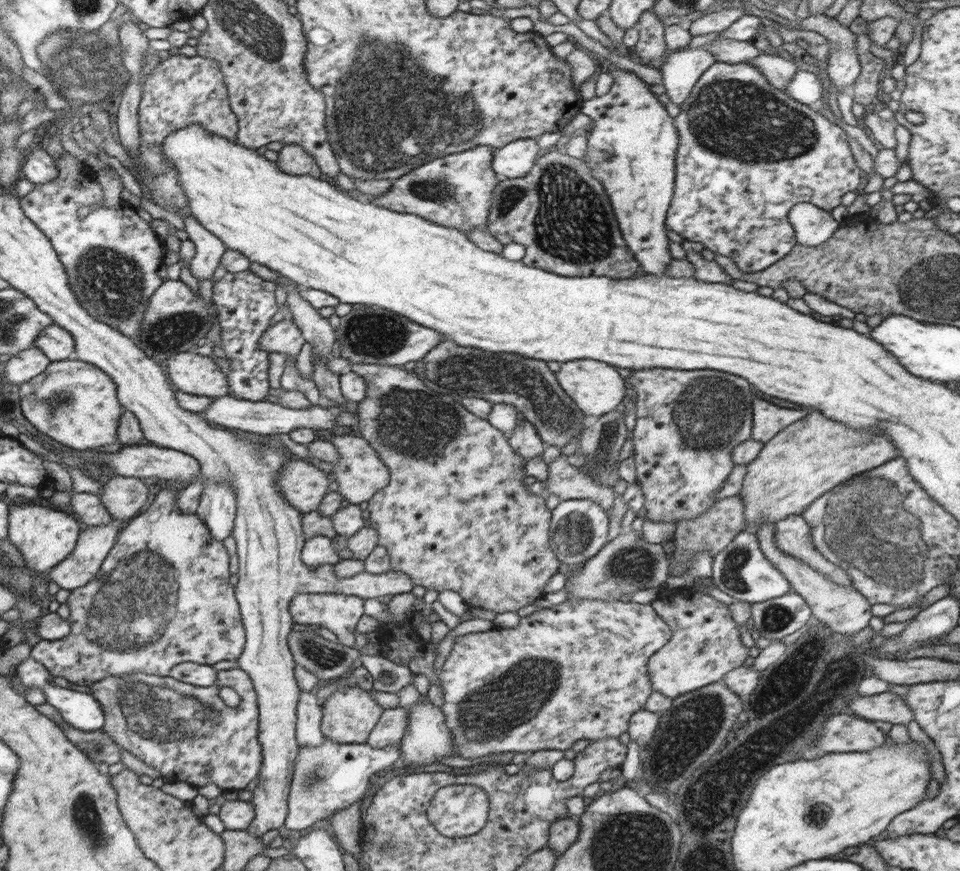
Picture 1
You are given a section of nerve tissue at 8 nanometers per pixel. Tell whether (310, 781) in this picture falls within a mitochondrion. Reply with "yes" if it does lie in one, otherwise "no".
yes

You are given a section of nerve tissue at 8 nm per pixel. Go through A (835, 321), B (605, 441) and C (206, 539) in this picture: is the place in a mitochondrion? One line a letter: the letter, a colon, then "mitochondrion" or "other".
A: other
B: mitochondrion
C: other

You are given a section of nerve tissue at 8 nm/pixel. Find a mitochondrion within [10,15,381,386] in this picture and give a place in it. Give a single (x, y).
(85, 61)

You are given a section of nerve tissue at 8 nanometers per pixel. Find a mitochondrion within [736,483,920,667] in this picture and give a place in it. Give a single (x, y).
(774, 619)

